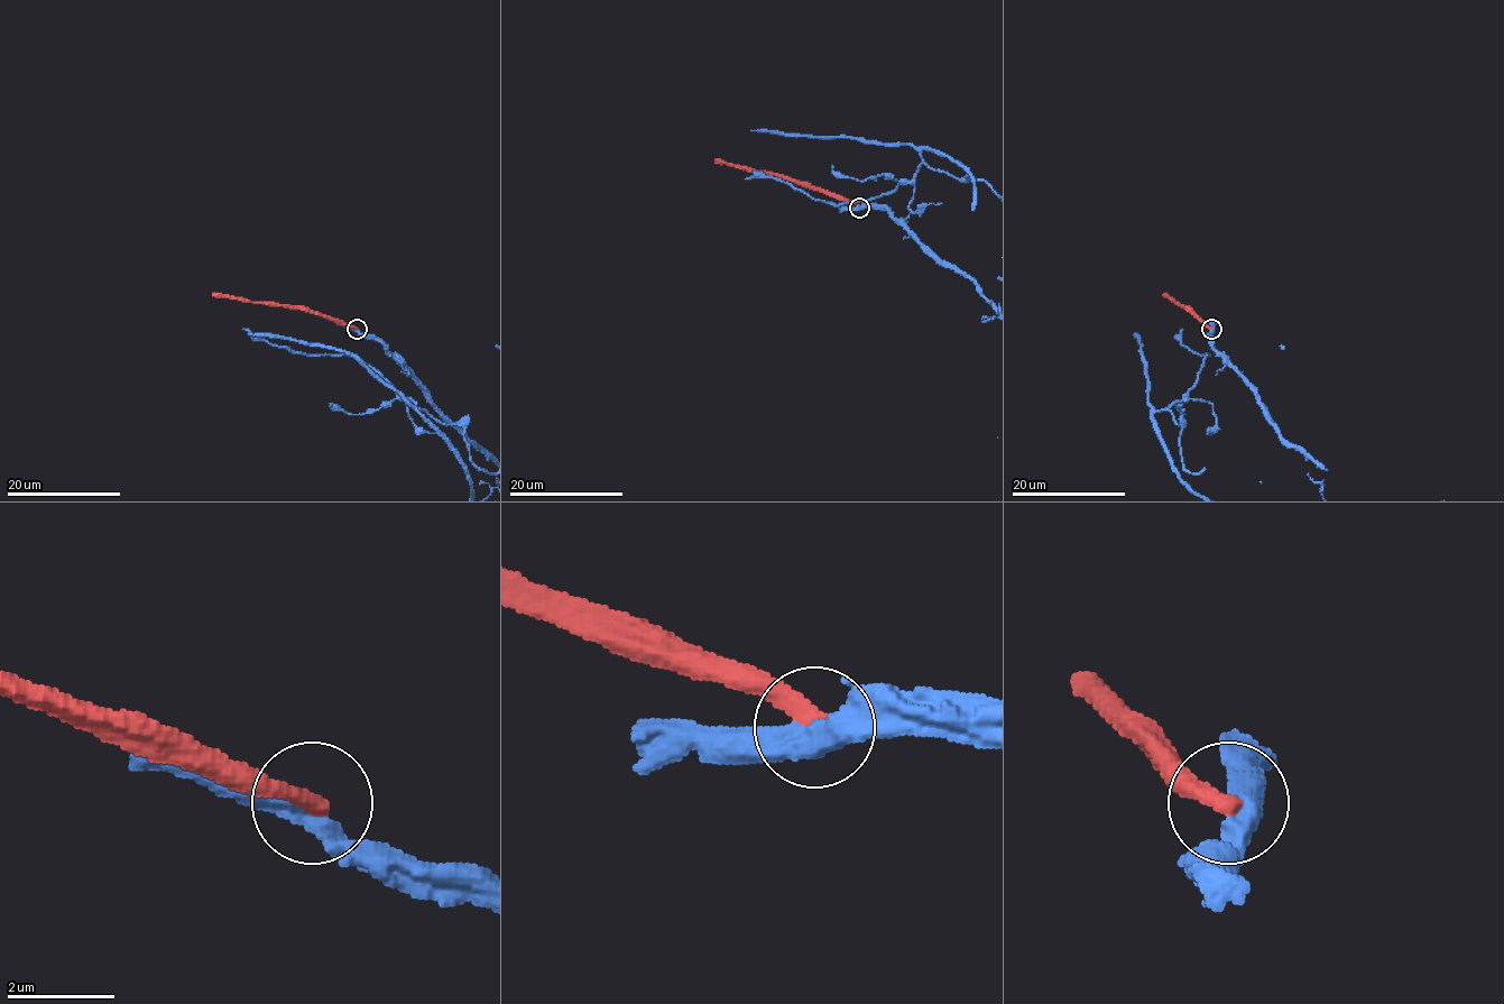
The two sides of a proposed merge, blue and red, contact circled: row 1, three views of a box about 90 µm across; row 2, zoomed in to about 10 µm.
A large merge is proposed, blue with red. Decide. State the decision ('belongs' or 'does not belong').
does not belong

